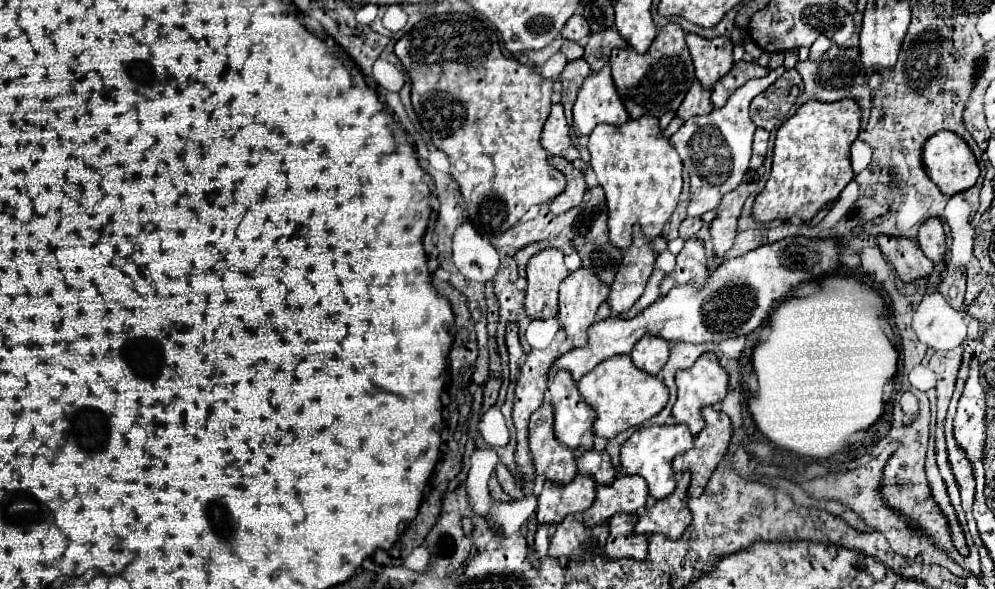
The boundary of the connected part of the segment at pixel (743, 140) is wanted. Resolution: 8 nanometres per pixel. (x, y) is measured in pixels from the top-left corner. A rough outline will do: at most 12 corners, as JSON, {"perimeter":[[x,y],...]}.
{"perimeter":[[783,66],[685,120],[669,142],[703,216],[749,170],[749,102]]}

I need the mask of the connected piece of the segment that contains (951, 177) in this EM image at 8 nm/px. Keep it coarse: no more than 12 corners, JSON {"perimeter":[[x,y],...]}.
{"perimeter":[[949,130],[923,144],[927,176],[947,196],[971,188],[979,166]]}

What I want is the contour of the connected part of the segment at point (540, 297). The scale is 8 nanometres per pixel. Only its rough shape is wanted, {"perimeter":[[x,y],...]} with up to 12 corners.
{"perimeter":[[541,250],[527,264],[525,312],[557,316],[567,268],[563,252]]}

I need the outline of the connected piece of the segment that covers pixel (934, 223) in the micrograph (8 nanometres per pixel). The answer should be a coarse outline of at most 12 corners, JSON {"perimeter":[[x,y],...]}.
{"perimeter":[[927,218],[917,244],[933,262],[945,258],[941,218]]}

